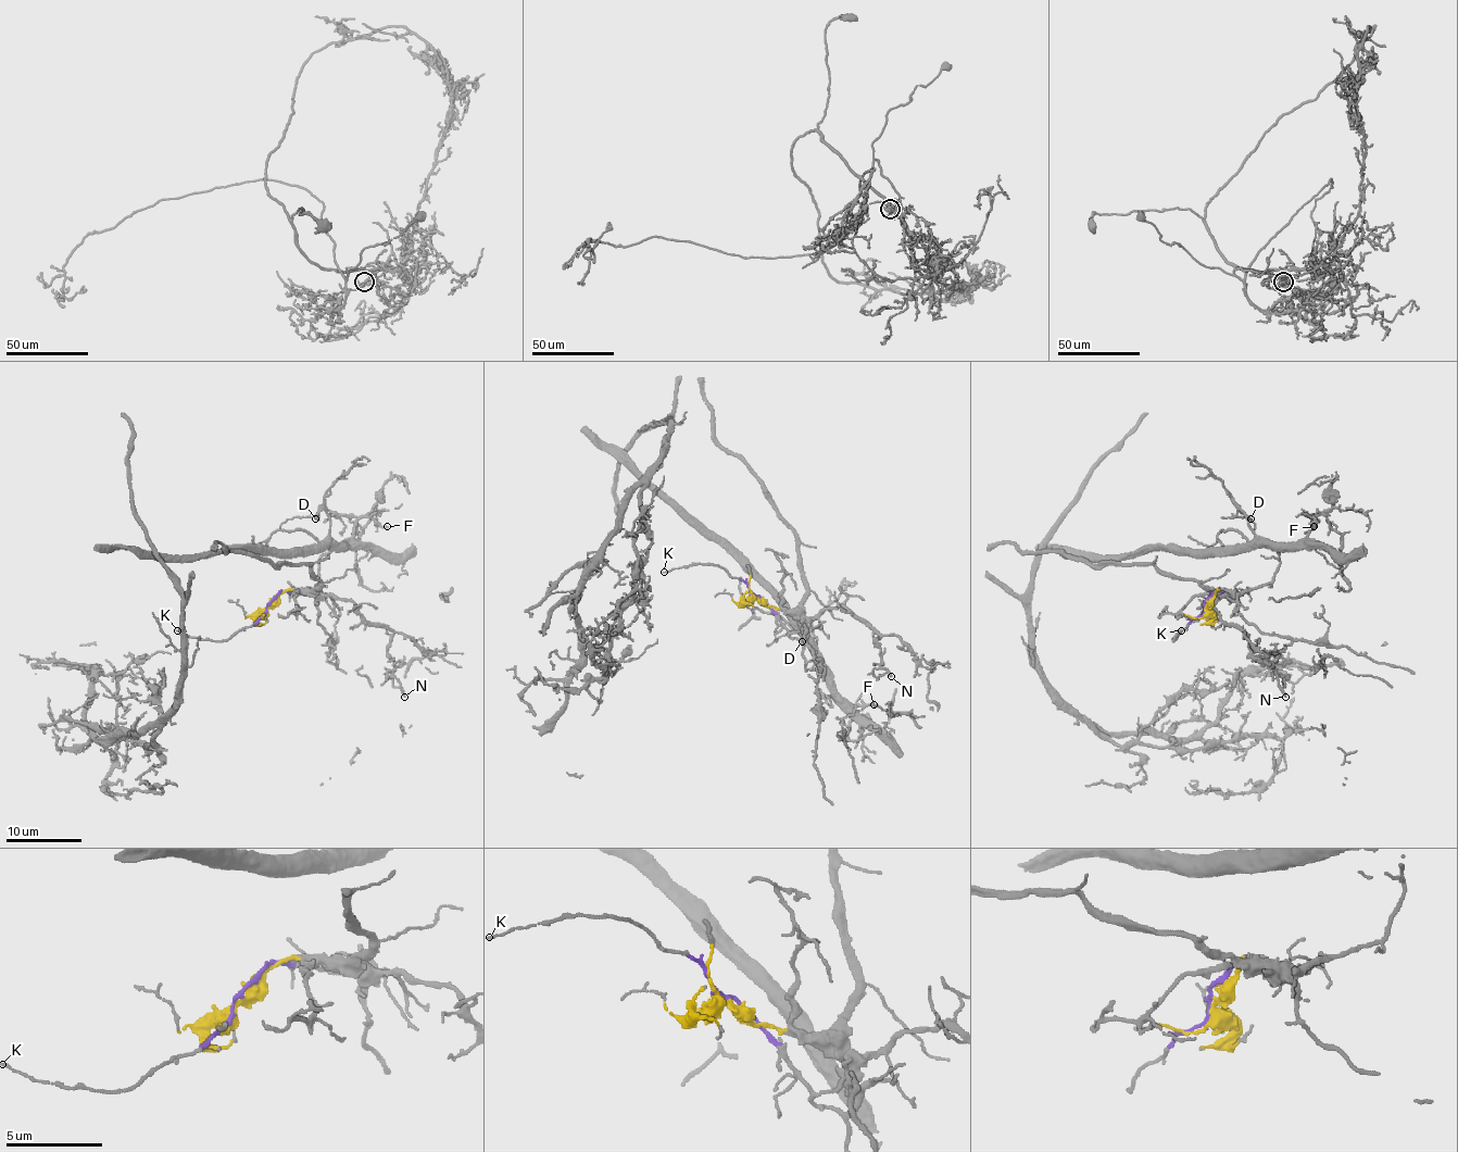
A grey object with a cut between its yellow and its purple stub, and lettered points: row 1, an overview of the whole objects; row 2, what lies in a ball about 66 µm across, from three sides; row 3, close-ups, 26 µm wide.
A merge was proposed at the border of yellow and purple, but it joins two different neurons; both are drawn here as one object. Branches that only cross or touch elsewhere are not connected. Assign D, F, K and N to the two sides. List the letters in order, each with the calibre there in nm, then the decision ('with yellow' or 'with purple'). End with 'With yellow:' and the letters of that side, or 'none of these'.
D: 180 nm thick; with purple
F: 170 nm thick; with purple
K: 110 nm thick; with purple
N: 150 nm thick; with yellow
With yellow: N

